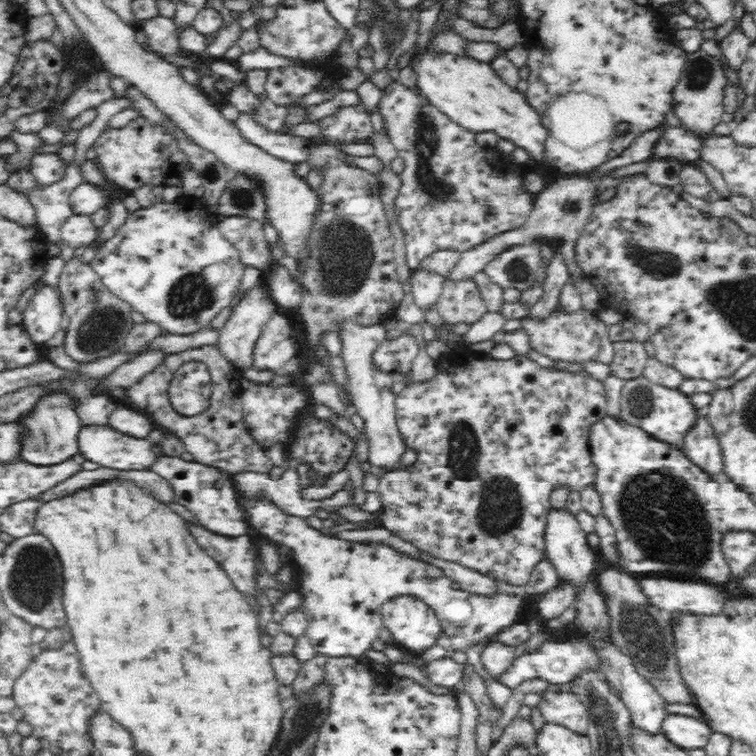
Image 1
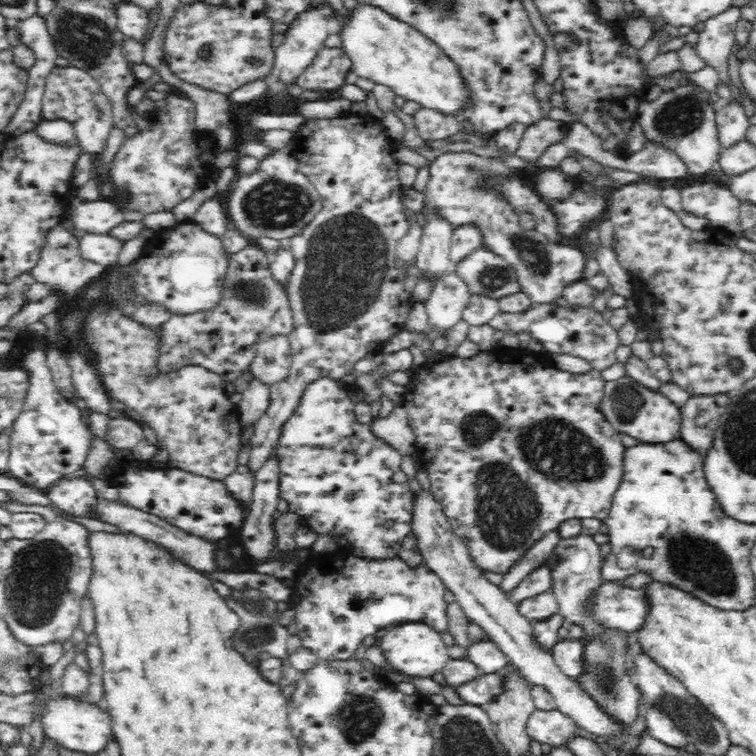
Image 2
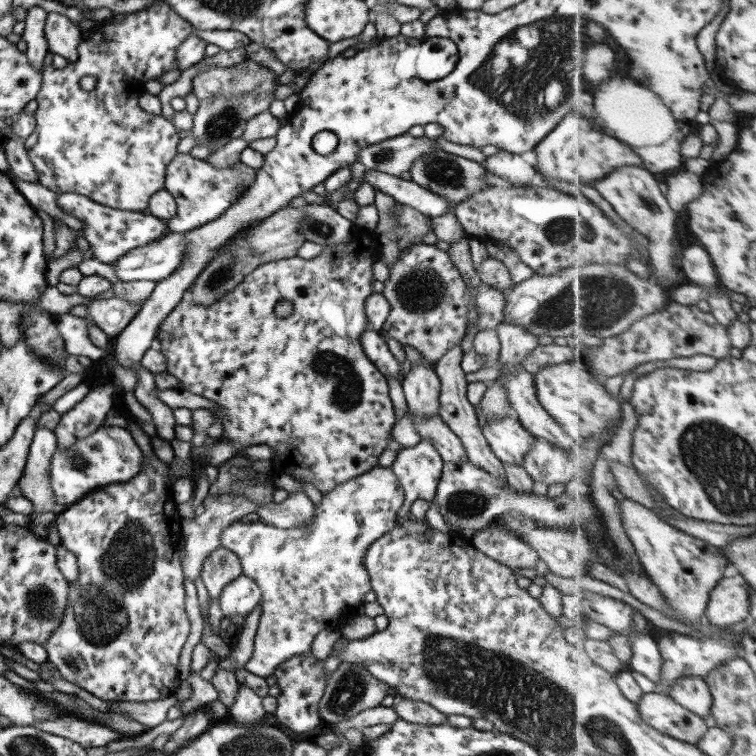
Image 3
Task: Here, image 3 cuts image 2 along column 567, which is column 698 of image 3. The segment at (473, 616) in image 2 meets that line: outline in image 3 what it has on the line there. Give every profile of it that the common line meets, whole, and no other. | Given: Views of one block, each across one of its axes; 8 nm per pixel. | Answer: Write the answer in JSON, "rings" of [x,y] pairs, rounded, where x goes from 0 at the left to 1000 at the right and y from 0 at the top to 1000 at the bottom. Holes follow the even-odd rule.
{"rings":[[[921,893],[902,896],[892,903],[886,919],[902,934],[929,948],[943,943],[946,930],[943,910],[934,896]]]}

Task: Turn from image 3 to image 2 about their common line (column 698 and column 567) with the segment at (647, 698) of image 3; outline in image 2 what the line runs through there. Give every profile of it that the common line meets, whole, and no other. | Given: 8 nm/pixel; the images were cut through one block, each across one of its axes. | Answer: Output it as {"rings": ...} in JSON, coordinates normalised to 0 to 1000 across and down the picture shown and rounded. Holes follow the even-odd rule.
{"rings":[[[706,939],[697,955],[698,971],[714,983],[730,988],[749,985],[765,975],[763,955],[742,939]]]}

